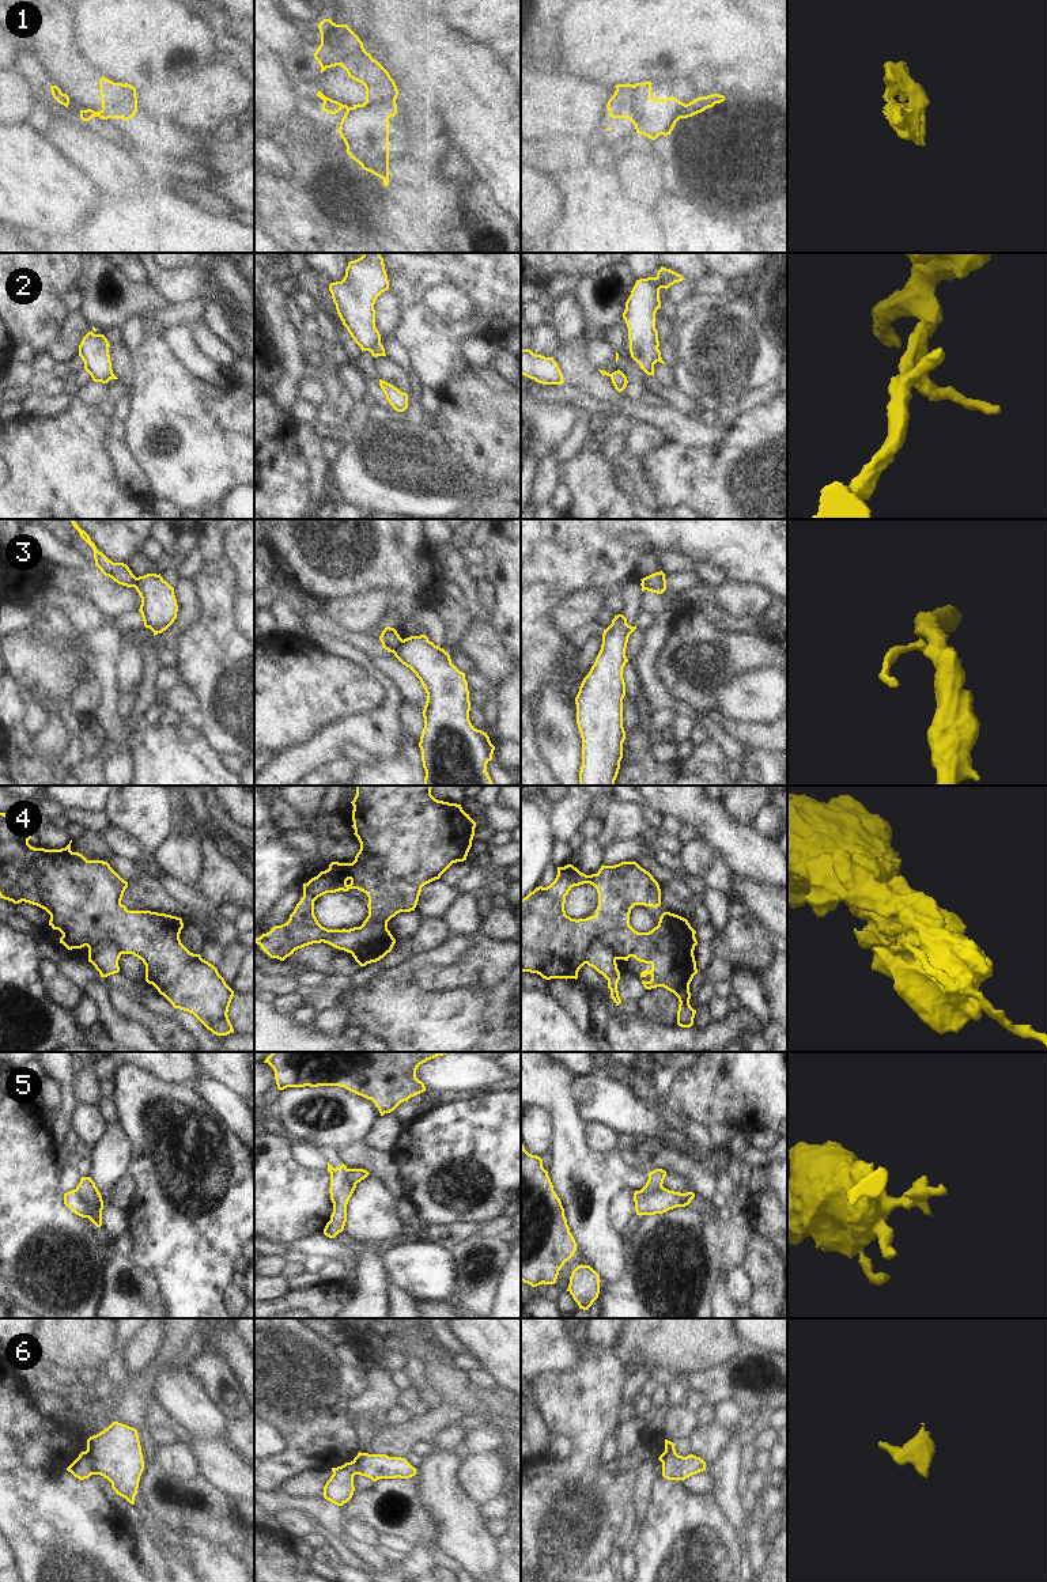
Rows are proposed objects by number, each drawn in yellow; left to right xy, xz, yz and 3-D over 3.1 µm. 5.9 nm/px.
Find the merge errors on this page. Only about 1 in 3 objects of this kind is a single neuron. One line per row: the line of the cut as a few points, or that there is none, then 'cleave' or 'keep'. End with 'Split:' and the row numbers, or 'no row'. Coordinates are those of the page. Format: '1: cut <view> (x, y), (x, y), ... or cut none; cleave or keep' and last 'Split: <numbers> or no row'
1: cut xz (395, 99), (354, 108); cleave
2: cut xz (380, 341), (369, 349); cleave
3: cut xz (403, 640), (393, 653); cleave
4: cut xz (361, 841), (370, 854), (380, 858), (380, 867); cleave
5: cut xy (75, 1189), (89, 1211), (87, 1217); cleave
6: cut xy (86, 1450), (94, 1473); cleave
Split: 1, 2, 3, 4, 5, 6

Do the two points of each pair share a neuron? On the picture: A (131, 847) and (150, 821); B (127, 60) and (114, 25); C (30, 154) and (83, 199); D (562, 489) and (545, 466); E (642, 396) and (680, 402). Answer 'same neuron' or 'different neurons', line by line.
A: different neurons
B: same neuron
C: same neuron
D: different neurons
E: different neurons

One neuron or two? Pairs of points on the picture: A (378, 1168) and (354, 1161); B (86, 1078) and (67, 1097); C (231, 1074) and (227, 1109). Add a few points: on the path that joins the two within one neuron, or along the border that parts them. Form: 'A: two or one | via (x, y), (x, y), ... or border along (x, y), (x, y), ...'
A: one | via (373, 1162), (359, 1161)
B: two | border along (75, 1067), (72, 1096), (78, 1101)
C: two | border along (204, 1071), (239, 1093)

